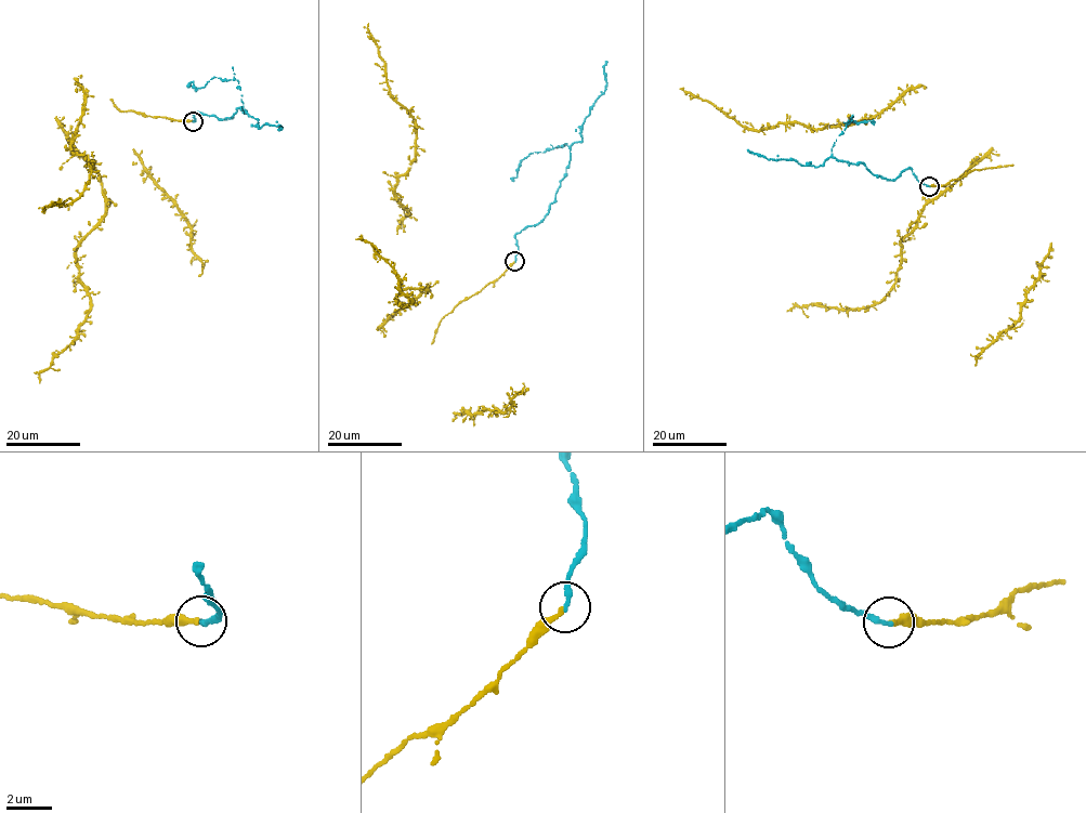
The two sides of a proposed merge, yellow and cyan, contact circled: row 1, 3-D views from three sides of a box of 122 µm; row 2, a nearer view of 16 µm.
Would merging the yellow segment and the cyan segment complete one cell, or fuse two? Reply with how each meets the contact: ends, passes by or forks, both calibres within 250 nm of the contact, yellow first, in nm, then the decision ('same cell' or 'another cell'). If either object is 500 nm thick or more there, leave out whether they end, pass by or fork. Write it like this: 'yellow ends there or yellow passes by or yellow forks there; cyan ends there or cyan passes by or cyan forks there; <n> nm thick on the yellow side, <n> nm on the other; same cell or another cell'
yellow ends there; cyan ends there; 240 nm thick on the yellow side, 240 nm on the other; same cell

